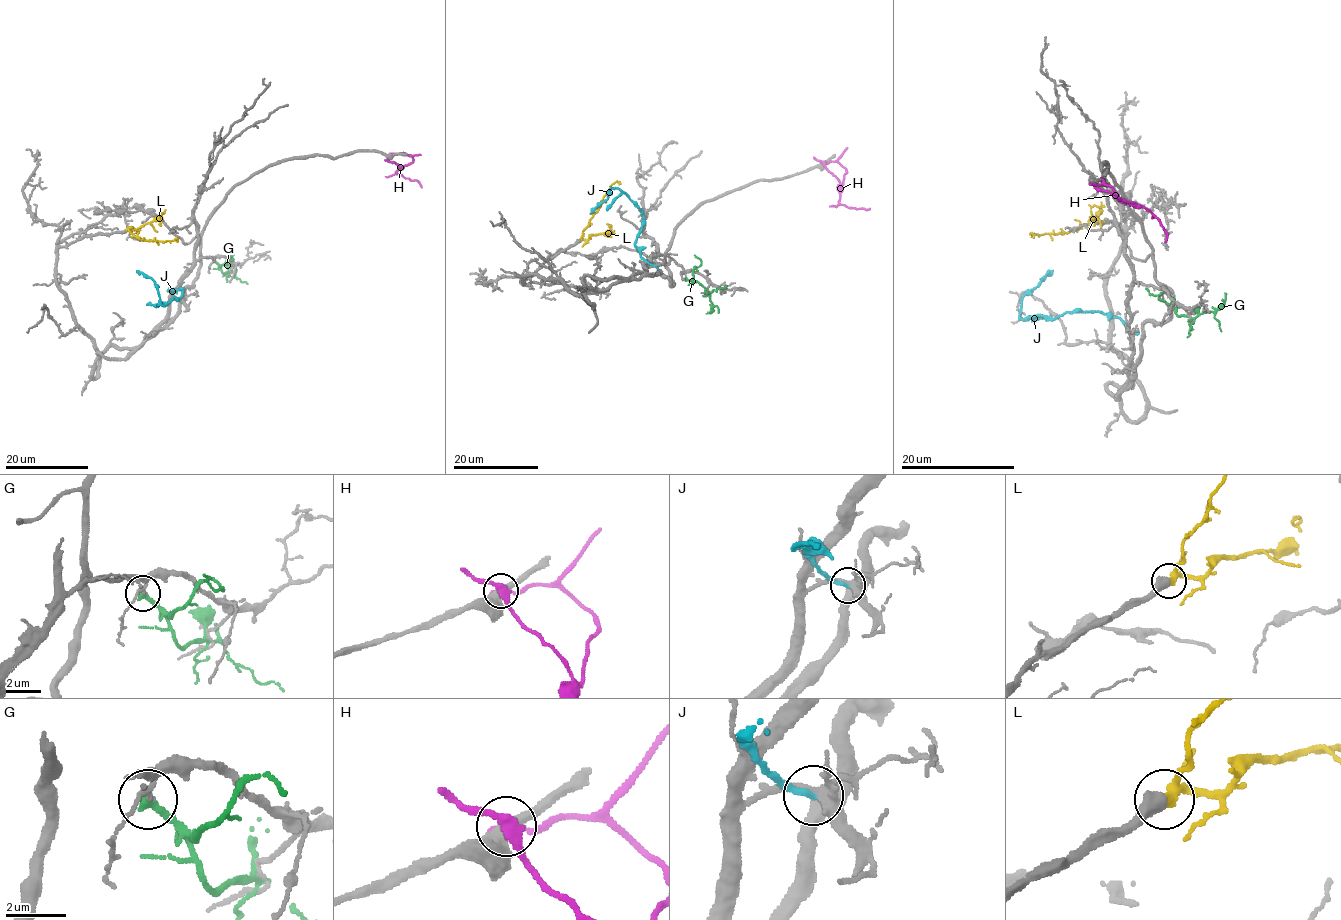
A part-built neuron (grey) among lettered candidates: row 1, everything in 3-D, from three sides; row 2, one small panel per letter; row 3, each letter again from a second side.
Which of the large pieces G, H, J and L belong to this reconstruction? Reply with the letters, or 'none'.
L

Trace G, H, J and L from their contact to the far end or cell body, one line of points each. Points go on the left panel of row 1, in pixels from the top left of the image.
G: (214, 260), (222, 272), (228, 272), (233, 264), (230, 253), (227, 252)
H: (393, 153), (406, 153), (412, 159), (396, 172), (416, 180), (421, 187)
J: (180, 299), (168, 289), (183, 291), (178, 299), (162, 305), (154, 281), (137, 270)
L: (125, 231), (128, 229), (139, 239), (175, 239), (177, 241)

